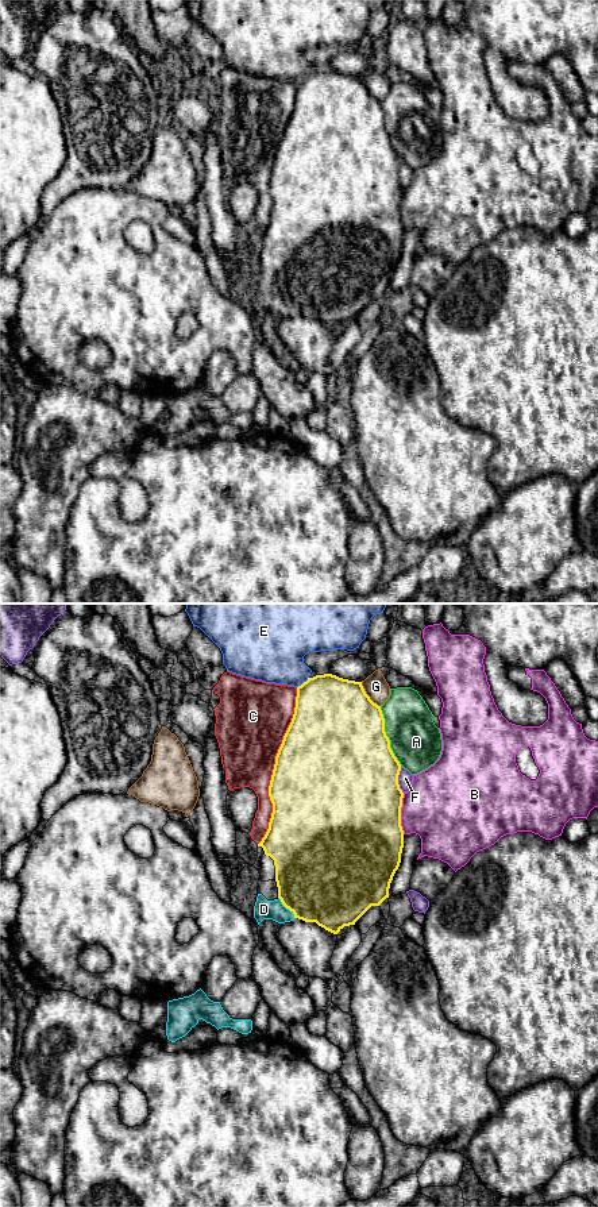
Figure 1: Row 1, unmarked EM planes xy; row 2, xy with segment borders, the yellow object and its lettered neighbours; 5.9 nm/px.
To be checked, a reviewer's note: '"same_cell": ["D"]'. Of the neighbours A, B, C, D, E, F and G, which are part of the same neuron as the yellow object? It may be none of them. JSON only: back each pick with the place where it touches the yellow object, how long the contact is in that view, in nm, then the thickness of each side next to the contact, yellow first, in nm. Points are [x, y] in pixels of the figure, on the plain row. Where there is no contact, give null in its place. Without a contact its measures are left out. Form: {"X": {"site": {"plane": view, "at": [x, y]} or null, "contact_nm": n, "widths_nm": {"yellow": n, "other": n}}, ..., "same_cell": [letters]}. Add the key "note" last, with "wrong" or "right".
{"D": {"site": {"plane": "xy", "at": [286, 303]}, "contact_nm": 160, "widths_nm": {"yellow": 480, "other": 120}}, "same_cell": ["D"], "note": "right"}

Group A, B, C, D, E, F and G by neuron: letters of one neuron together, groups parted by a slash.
A / B / C / D / E / F / G

